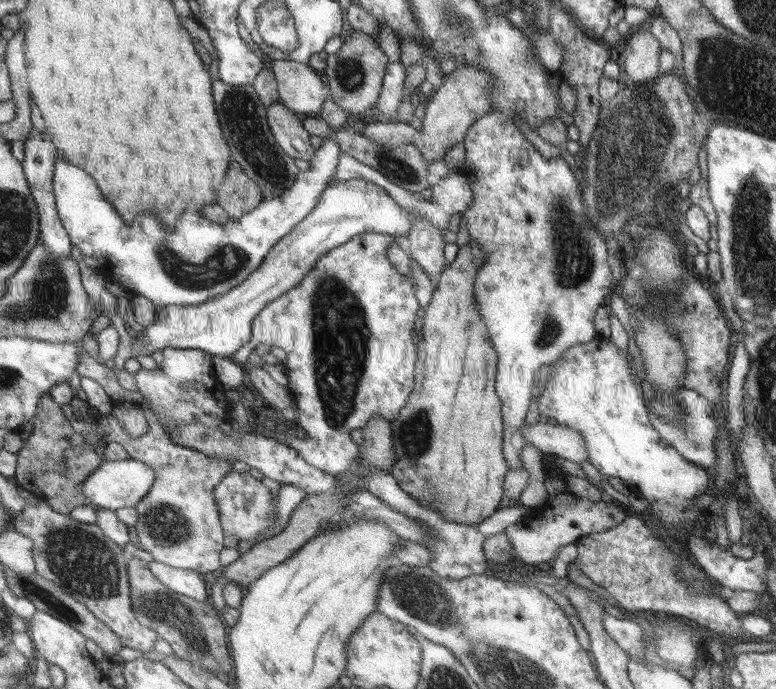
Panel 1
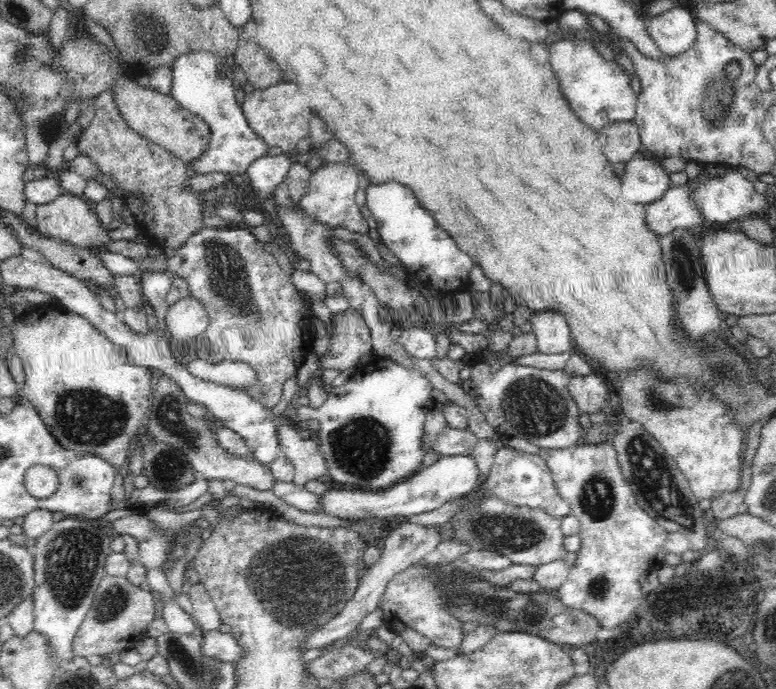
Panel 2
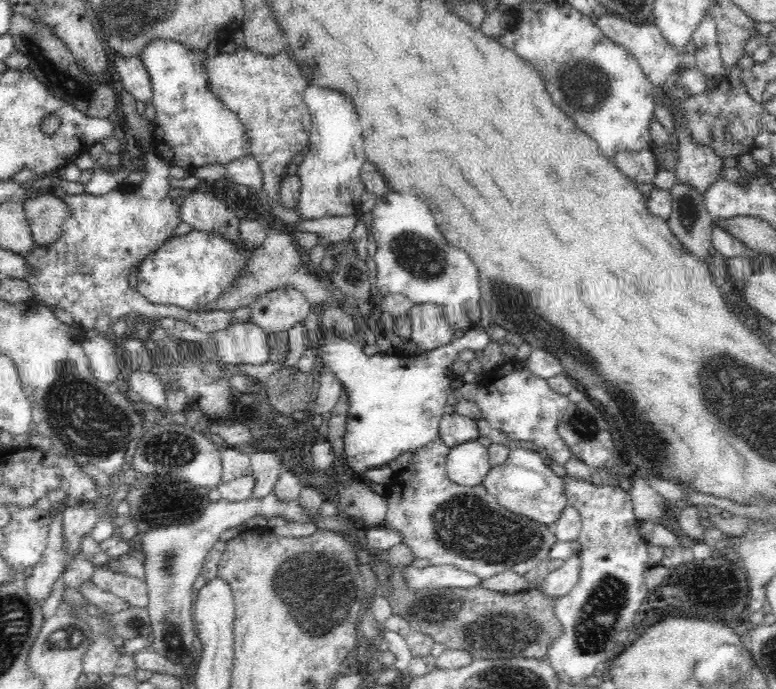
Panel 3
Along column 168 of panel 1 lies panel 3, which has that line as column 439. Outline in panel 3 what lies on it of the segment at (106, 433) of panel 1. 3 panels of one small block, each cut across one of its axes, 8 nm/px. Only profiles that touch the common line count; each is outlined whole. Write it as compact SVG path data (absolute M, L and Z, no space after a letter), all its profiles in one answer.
M436 436L428 445L413 453L408 467L396 472L385 485L384 498L387 503L387 516L382 524L390 530L397 530L414 558L424 558L432 566L455 566L466 572L473 572L482 579L490 578L499 572L512 571L525 575L536 564L548 558L553 544L557 541L553 527L530 520L526 516L508 511L488 494L484 486L462 487L453 483L446 474L445 466L450 448Z

